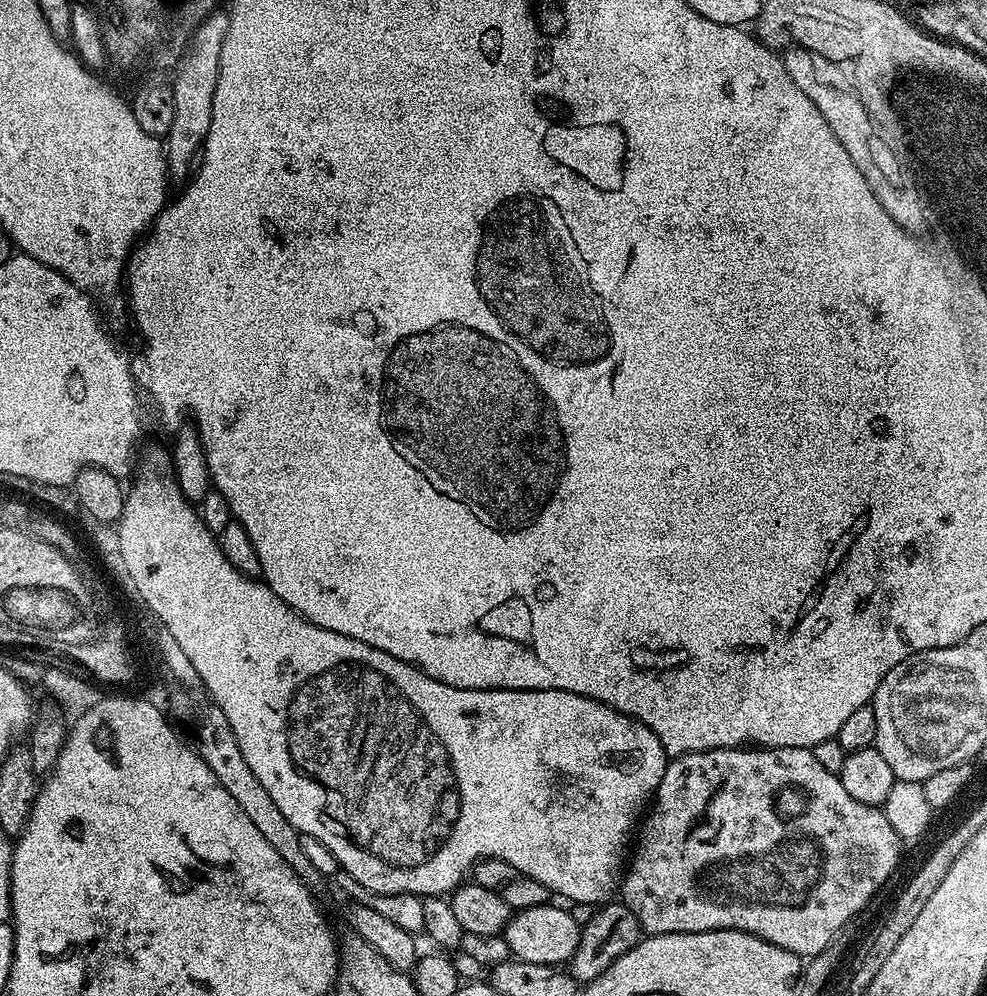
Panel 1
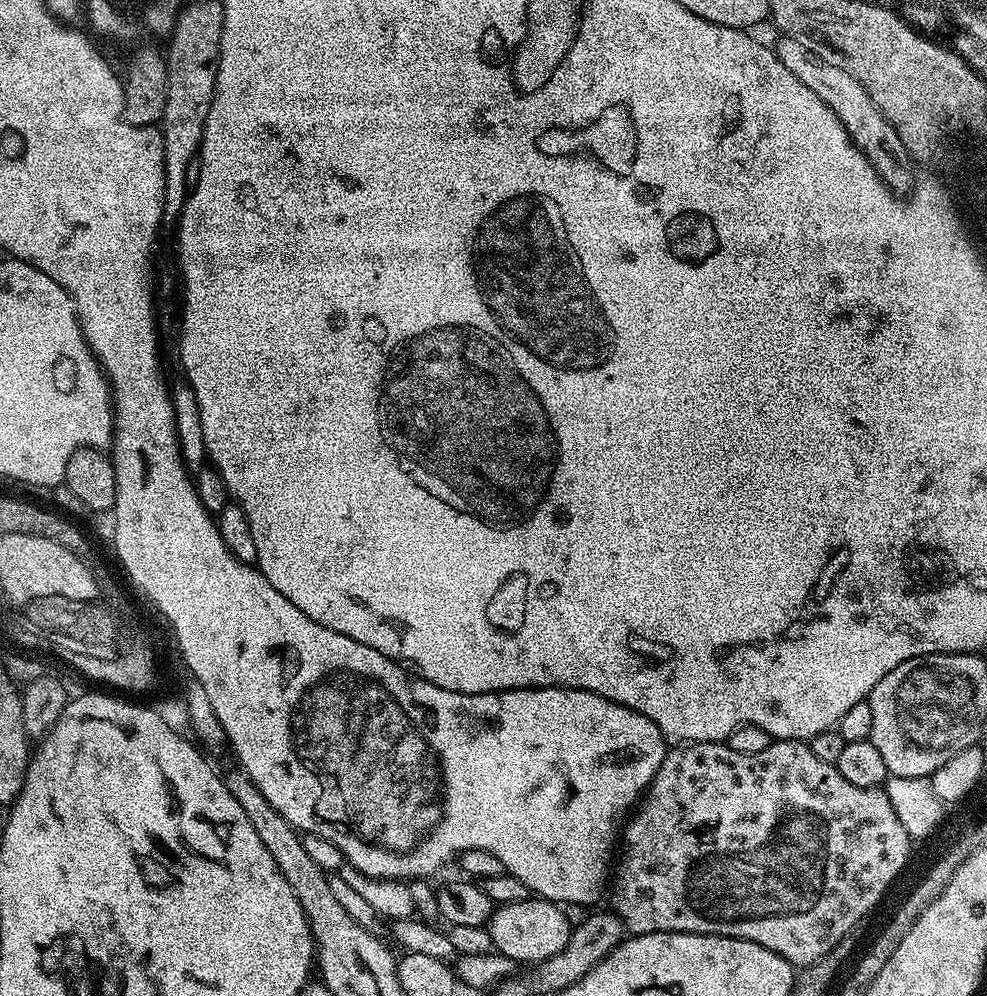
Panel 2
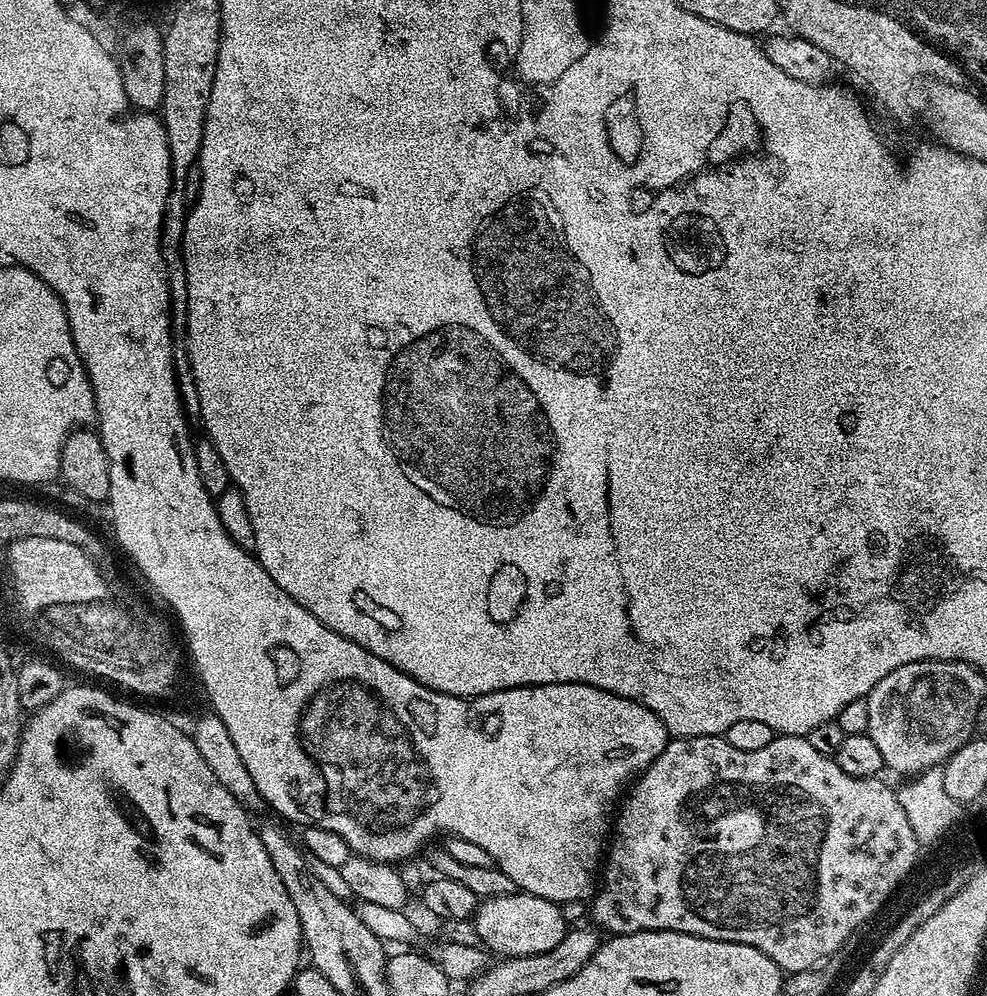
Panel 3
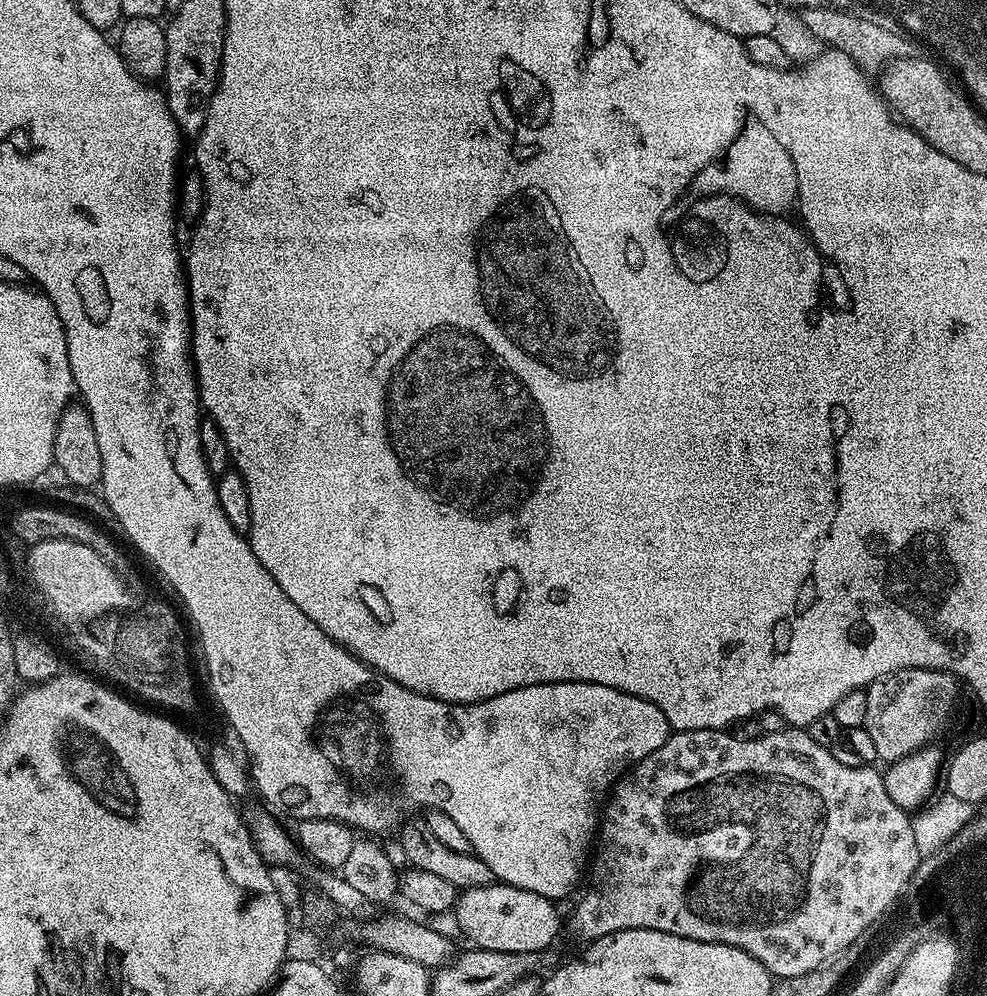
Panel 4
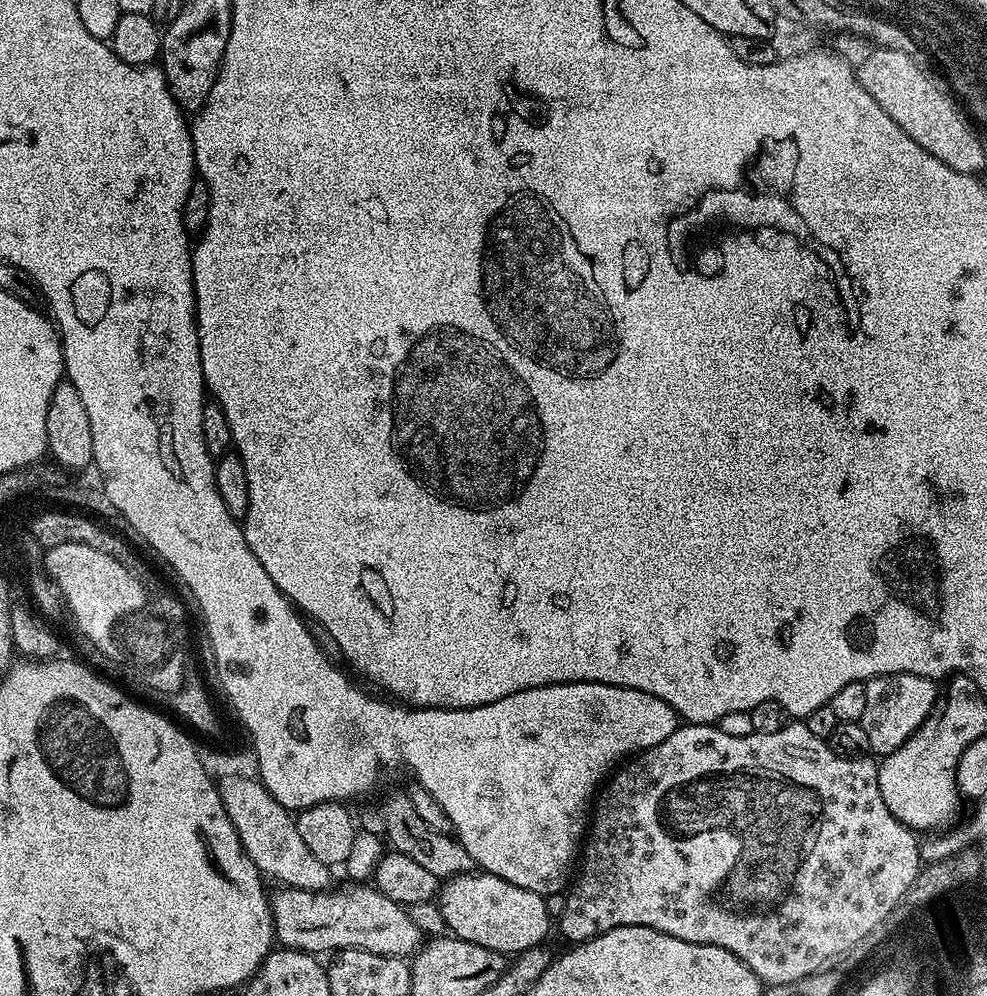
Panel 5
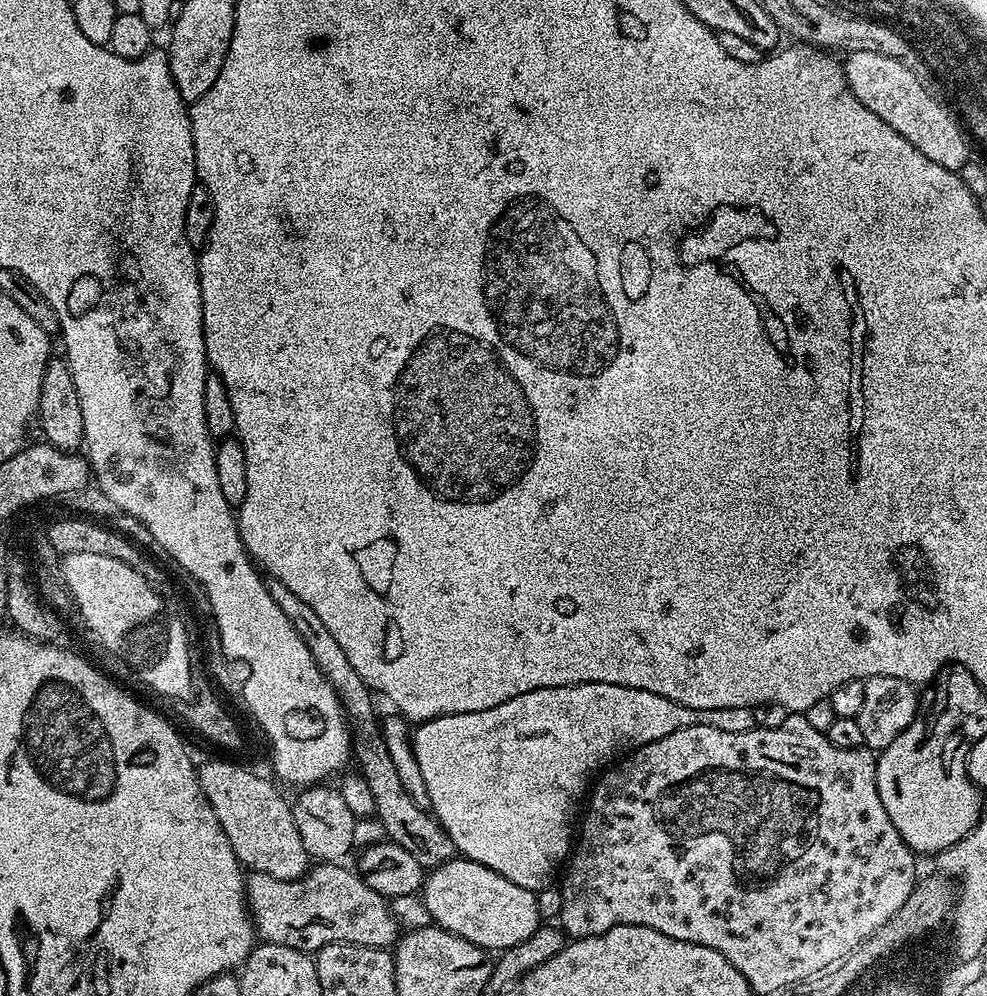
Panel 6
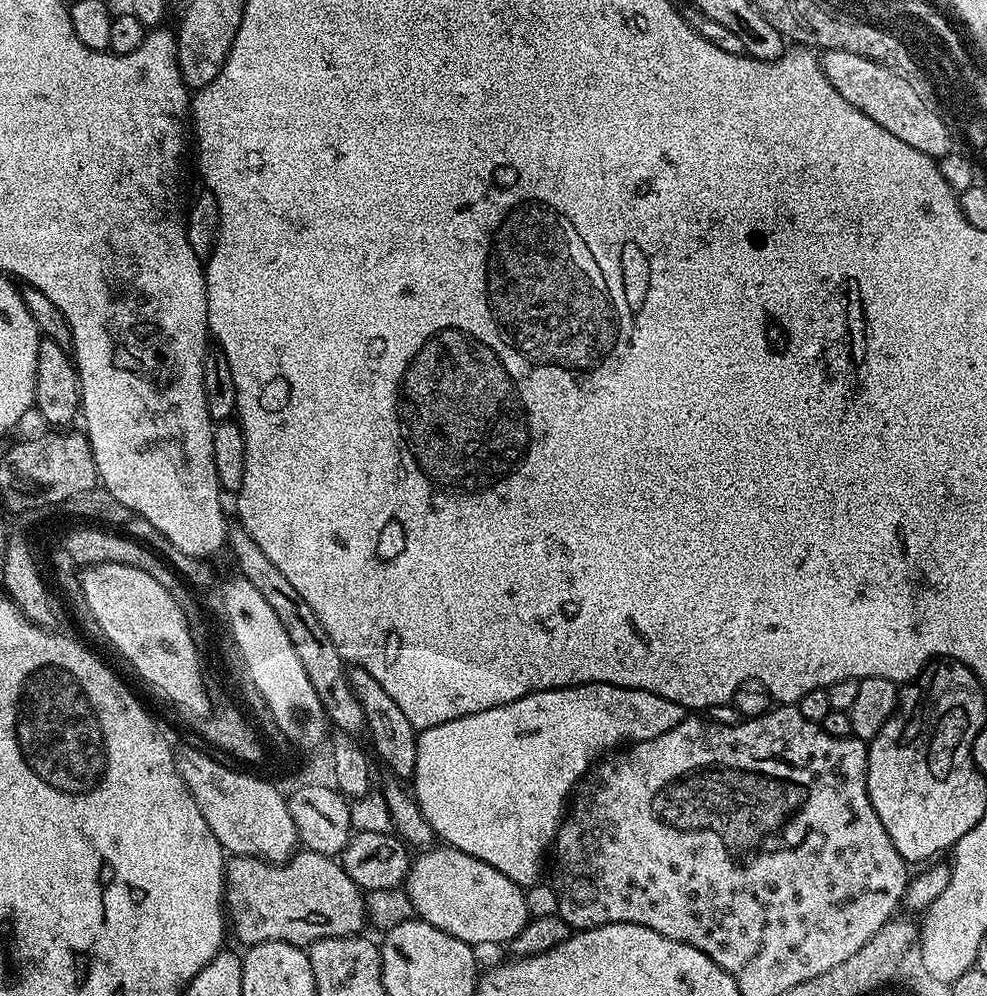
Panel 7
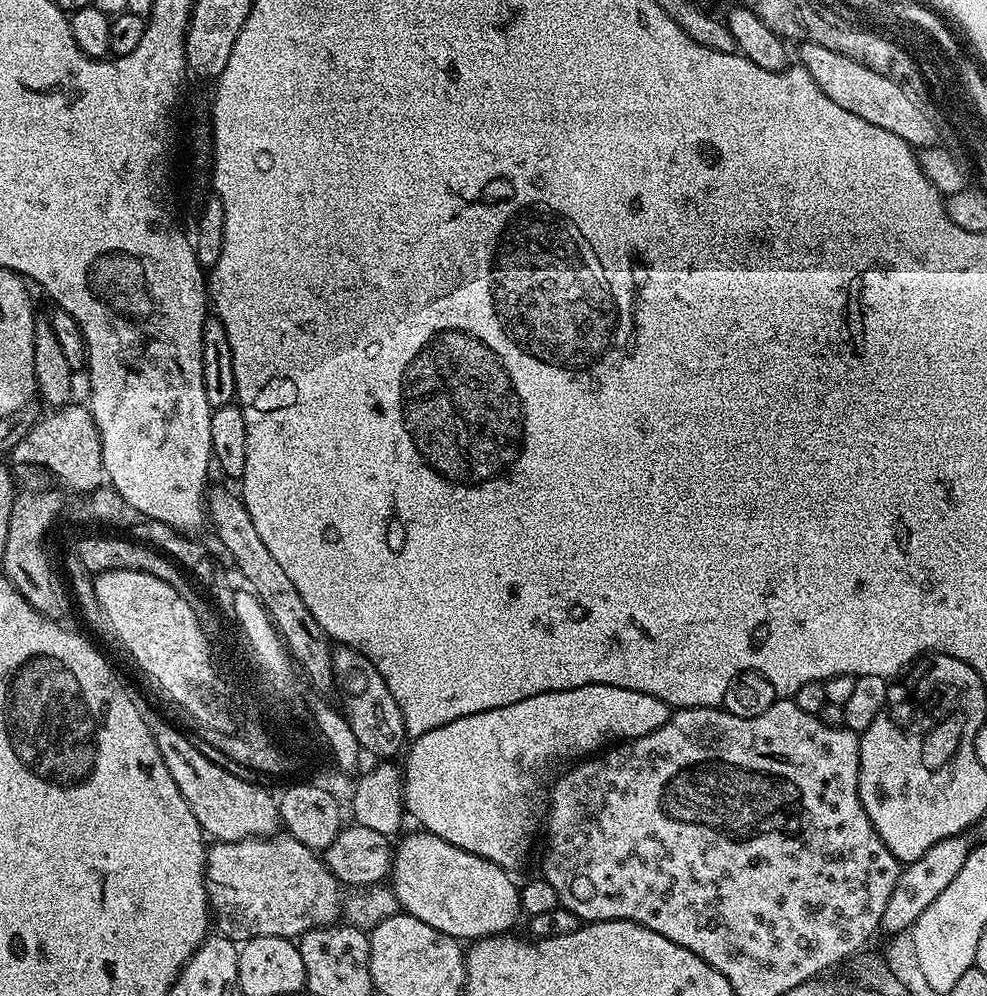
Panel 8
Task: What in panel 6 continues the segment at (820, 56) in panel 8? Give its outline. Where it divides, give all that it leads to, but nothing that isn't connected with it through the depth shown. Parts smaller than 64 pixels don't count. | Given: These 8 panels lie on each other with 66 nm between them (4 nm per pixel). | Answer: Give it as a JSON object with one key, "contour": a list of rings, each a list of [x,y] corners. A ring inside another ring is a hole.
{"contour":[[[862,50],[847,53],[843,57],[842,67],[854,98],[858,98],[858,102],[862,102],[866,110],[878,114],[878,118],[882,118],[882,122],[886,122],[890,130],[898,130],[898,134],[902,134],[902,138],[906,138],[910,146],[922,150],[926,158],[940,166],[946,166],[951,172],[959,172],[969,161],[969,139],[961,123],[954,116],[953,119],[924,89],[921,77],[910,71],[898,58]]]}

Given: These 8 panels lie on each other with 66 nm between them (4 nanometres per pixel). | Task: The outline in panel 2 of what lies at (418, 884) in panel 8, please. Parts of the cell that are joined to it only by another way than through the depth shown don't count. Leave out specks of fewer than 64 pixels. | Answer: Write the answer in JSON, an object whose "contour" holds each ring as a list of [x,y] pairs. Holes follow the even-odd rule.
{"contour":[[[539,898],[499,905],[487,925],[495,951],[524,966],[535,966],[542,960],[554,958],[566,946],[574,925],[568,921],[561,905]]]}

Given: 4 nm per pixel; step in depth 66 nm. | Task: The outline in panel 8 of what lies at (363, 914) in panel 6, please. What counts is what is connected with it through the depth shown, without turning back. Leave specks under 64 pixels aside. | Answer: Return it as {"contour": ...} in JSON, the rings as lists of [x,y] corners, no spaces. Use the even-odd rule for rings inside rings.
{"contour":[[[287,834],[213,843],[208,848],[204,876],[208,881],[208,907],[214,913],[215,927],[217,924],[219,935],[227,936],[233,942],[275,936],[299,938],[315,928],[337,923],[342,916],[340,881],[313,849],[302,846],[302,842]]]}

